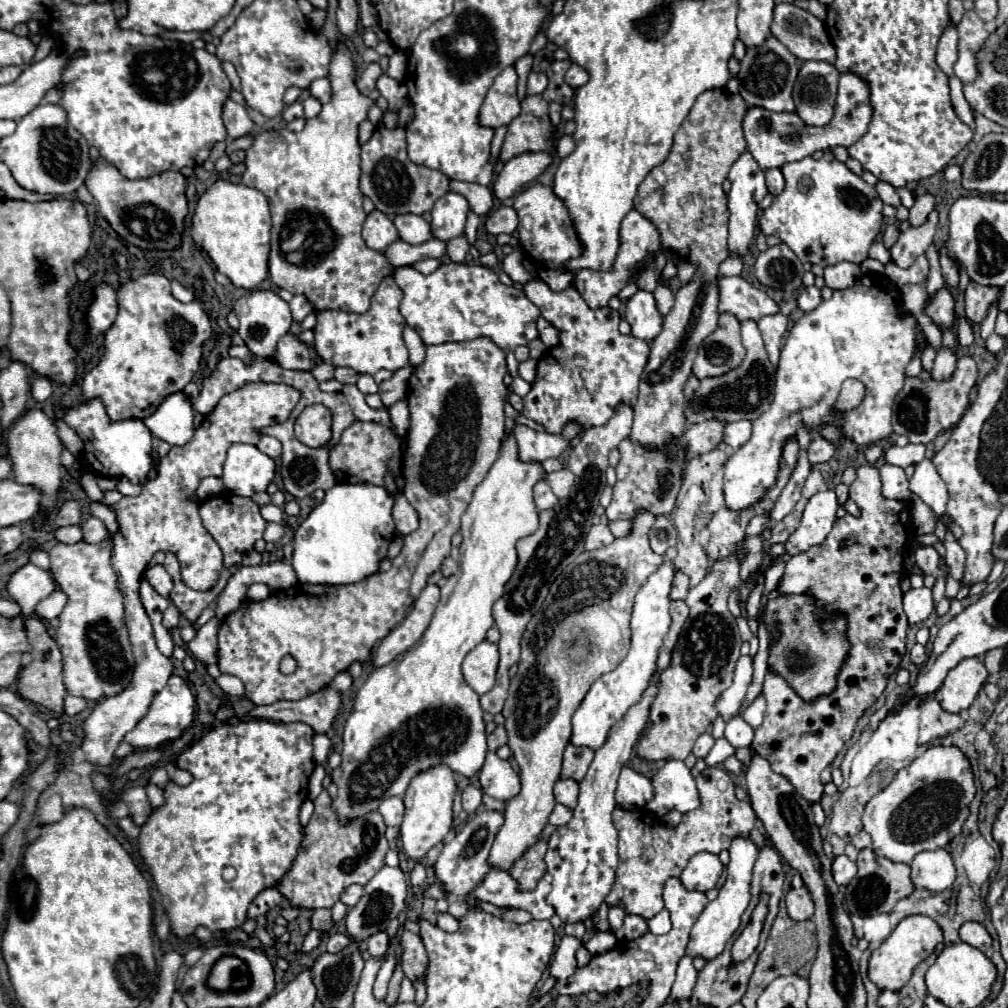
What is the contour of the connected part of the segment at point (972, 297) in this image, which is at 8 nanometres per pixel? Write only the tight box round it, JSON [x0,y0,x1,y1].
[964,280,1000,324]

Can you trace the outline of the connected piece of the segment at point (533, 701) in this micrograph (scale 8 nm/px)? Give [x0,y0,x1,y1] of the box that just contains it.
[488,508,664,872]

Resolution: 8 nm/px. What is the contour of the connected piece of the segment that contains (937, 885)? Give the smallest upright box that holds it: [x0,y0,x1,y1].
[912,848,956,892]

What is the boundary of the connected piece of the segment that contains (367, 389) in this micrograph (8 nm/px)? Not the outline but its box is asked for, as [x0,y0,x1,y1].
[356,374,378,394]

